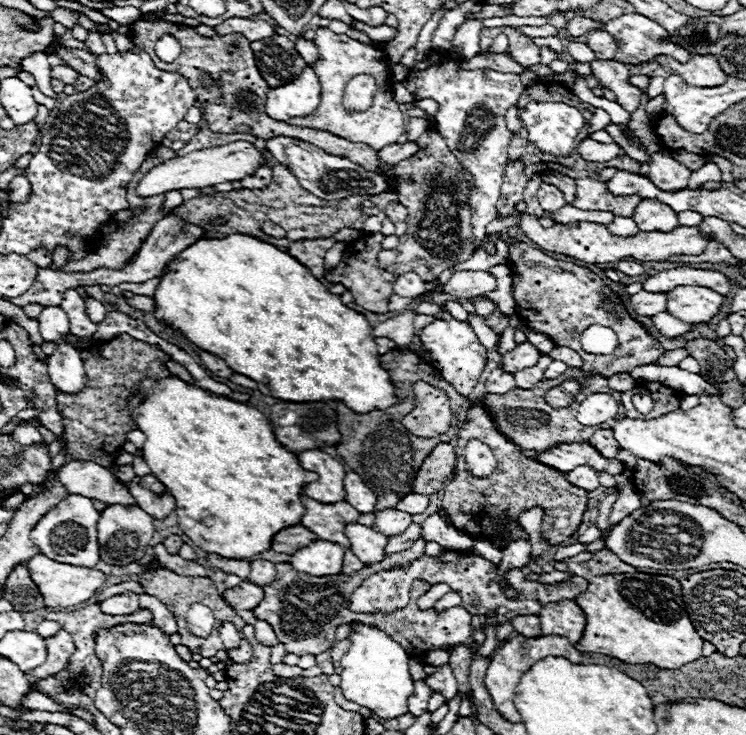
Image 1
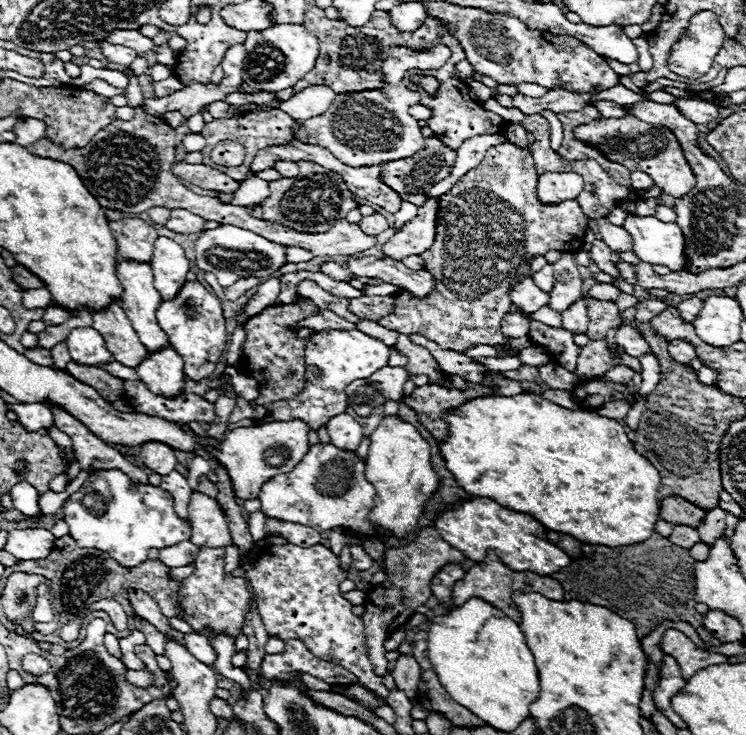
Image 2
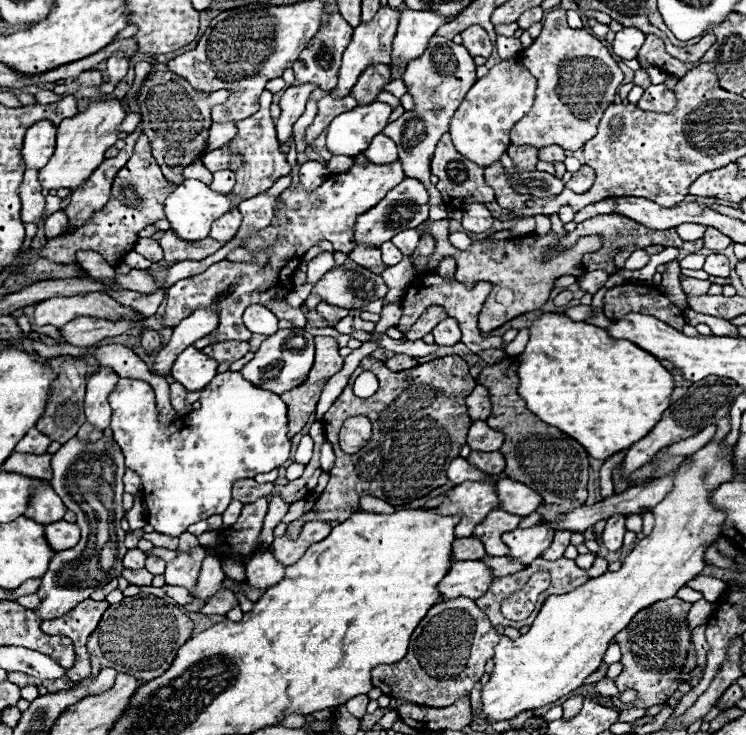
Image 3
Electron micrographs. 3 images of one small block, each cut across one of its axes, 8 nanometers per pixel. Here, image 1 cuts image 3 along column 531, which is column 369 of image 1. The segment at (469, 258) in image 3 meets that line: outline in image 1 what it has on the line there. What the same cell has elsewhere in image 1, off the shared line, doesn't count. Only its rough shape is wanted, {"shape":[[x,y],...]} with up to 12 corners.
{"shape":[[384,234],[358,238],[324,274],[374,314],[390,312],[396,274],[378,266]]}

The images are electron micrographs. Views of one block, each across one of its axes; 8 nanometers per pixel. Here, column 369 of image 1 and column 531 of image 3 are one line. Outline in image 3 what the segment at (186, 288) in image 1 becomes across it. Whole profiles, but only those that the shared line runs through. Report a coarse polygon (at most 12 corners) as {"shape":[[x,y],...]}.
{"shape":[[546,312],[518,394],[608,456],[646,436],[672,374],[604,328]]}

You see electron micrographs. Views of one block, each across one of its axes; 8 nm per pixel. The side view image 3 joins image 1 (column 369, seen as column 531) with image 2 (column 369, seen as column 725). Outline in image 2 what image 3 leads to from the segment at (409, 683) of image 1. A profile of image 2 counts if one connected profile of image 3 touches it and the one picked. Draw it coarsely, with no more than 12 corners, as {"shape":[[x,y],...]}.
{"shape":[[382,418],[366,480],[376,528],[402,540],[438,484],[428,442]]}

